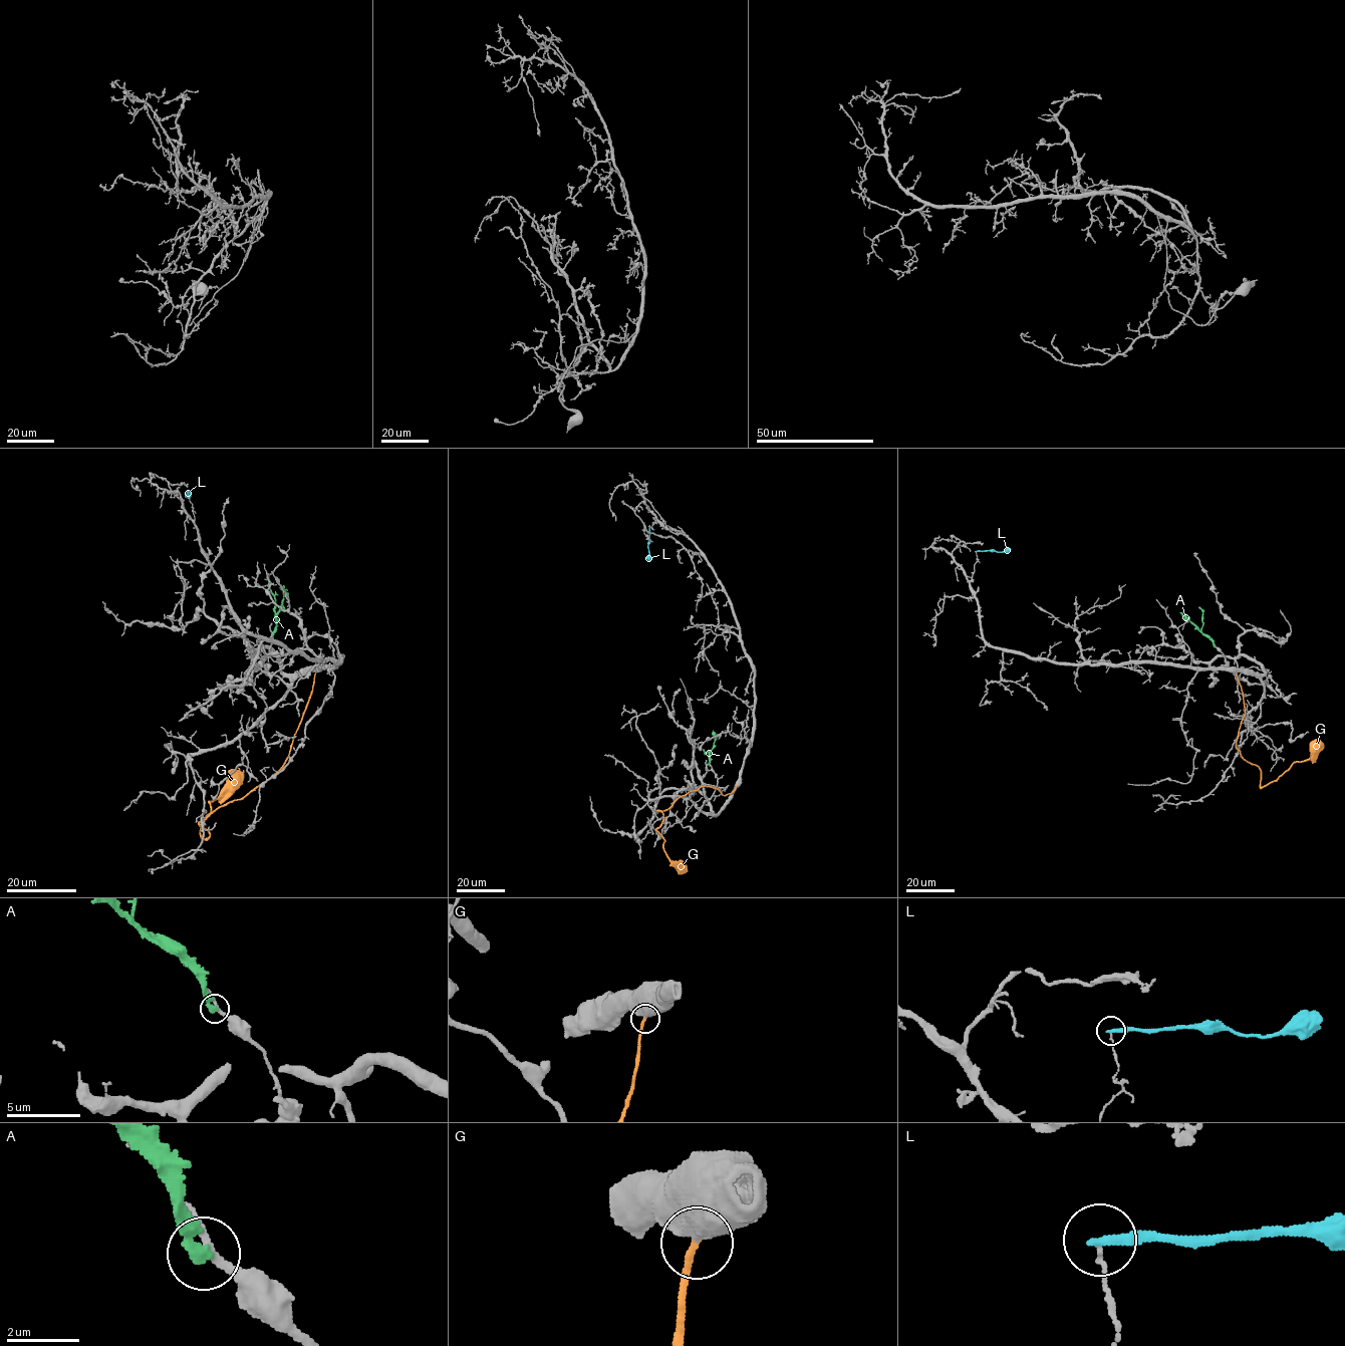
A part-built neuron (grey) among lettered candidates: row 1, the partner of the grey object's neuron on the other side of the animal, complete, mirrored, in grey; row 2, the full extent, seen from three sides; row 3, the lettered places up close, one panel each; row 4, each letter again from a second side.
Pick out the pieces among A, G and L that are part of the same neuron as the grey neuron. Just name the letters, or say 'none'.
G

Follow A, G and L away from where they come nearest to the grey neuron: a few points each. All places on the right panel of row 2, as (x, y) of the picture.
A: (1215, 646), (1179, 612)
G: (1235, 672), (1245, 709), (1236, 747), (1259, 768), (1261, 787), (1305, 761), (1320, 748), (1320, 740)
L: (976, 551), (1002, 552), (1010, 548)

